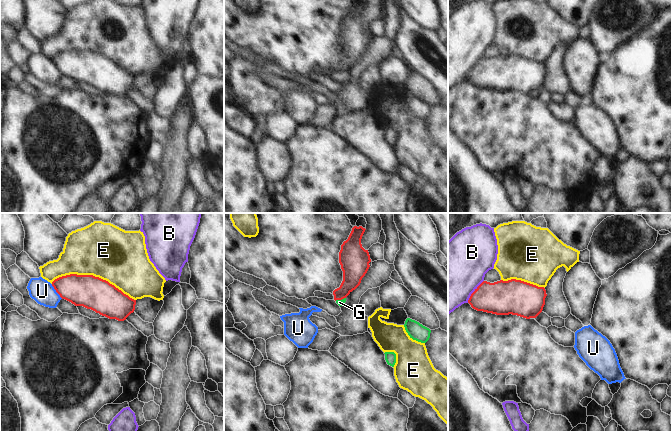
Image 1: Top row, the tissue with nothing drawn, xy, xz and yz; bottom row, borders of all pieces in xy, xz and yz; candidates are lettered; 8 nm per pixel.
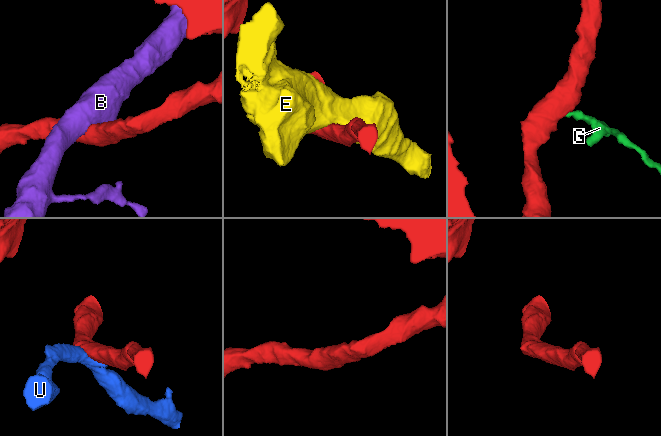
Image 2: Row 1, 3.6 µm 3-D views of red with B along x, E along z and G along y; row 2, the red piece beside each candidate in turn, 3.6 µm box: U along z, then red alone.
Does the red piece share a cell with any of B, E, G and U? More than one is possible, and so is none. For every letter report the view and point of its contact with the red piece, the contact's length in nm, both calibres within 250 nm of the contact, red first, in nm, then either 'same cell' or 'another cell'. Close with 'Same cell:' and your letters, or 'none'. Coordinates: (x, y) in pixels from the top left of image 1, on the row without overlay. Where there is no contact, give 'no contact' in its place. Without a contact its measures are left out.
B: meets red in yz at (474, 67); contact 220 nm long; 280 nm thick on the red side, 500 nm on the other; another cell
E: meets red in xy at (92, 51); contact 700 nm long; 260 nm thick on the red side, 440 nm on the other; another cell
G: meets red in xz at (340, 75); contact 90 nm long; 180 nm thick on the red side, 50 nm on the other; another cell
U: meets red in xy at (56, 67); contact 150 nm long; 260 nm thick on the red side, 190 nm on the other; another cell
Same cell: none

